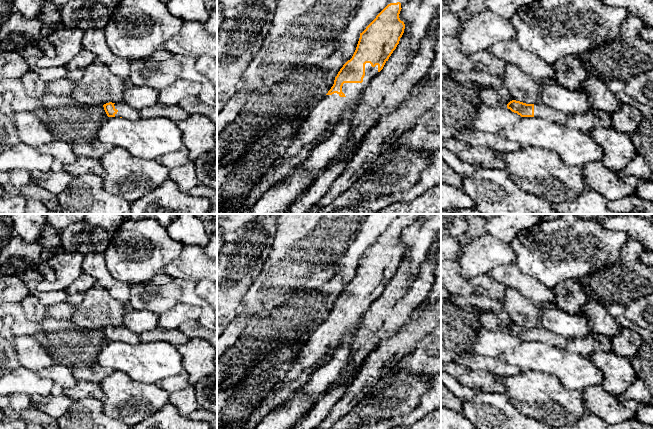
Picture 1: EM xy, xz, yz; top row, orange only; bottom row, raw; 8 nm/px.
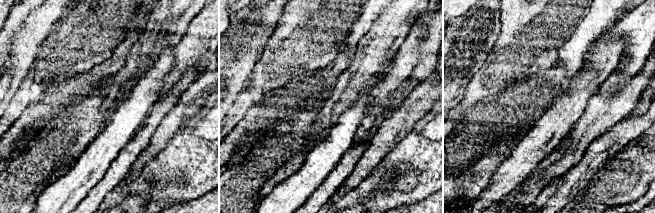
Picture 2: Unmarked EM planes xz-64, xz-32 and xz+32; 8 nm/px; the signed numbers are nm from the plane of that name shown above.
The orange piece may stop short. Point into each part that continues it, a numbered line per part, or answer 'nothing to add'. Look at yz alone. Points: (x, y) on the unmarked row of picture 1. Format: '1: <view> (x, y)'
1: yz (541, 334)

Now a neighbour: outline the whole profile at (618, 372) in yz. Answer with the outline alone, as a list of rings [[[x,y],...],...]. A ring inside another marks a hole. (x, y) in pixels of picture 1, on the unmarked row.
[[[597,351],[589,355],[588,359],[603,375],[601,386],[614,396],[630,388],[639,377],[630,359],[617,356],[613,352]]]

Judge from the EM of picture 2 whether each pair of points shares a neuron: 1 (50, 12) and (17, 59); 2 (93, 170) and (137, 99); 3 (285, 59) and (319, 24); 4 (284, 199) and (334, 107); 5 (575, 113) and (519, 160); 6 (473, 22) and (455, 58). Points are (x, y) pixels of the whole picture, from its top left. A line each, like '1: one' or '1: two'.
1: one
2: one
3: one
4: two
5: one
6: one

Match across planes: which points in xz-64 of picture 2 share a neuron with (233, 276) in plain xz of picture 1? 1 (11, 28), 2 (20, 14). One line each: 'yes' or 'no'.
1: no
2: no

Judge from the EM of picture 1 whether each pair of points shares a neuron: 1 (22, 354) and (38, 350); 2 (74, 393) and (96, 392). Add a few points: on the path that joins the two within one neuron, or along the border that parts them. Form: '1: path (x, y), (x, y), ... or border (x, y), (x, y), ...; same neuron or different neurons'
1: path (26, 354), (34, 354); same neuron
2: path (79, 391), (91, 391); same neuron

